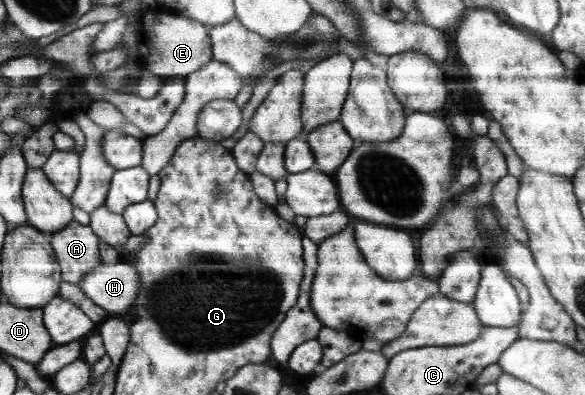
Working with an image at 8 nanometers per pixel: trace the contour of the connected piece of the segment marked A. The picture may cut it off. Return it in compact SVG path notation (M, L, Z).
M73 220L68 226L53 232L52 249L61 268L61 282L79 286L90 271L100 266L98 237L88 225Z

